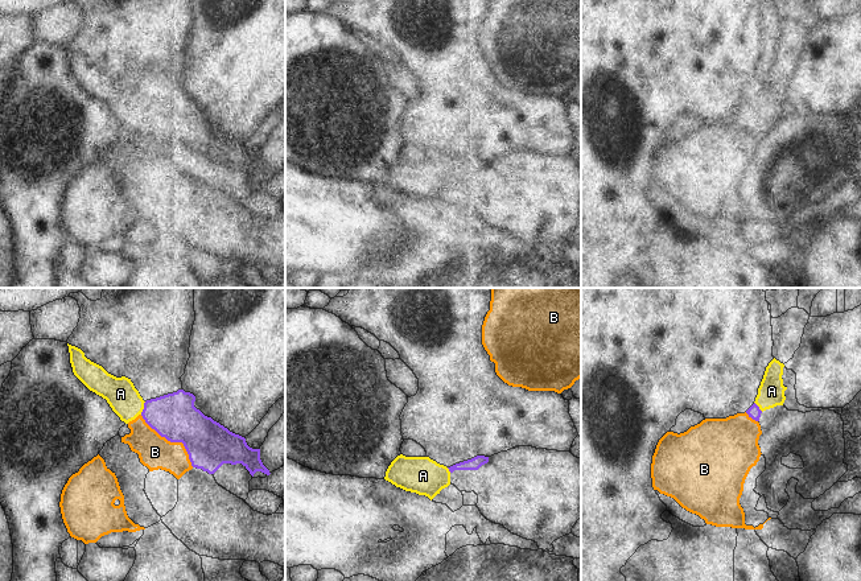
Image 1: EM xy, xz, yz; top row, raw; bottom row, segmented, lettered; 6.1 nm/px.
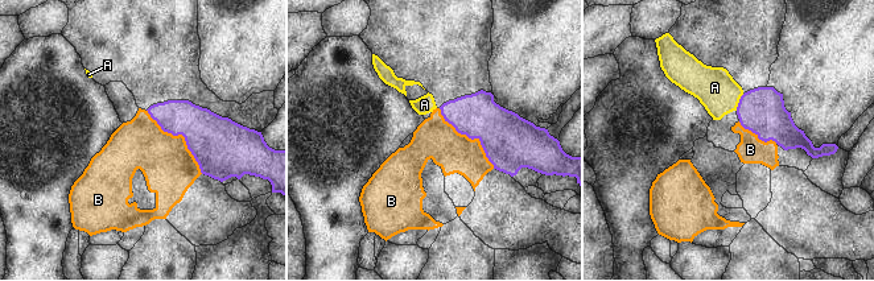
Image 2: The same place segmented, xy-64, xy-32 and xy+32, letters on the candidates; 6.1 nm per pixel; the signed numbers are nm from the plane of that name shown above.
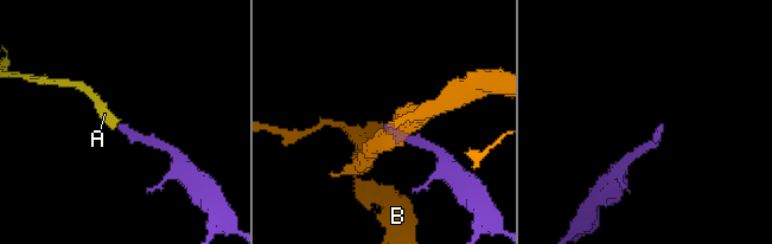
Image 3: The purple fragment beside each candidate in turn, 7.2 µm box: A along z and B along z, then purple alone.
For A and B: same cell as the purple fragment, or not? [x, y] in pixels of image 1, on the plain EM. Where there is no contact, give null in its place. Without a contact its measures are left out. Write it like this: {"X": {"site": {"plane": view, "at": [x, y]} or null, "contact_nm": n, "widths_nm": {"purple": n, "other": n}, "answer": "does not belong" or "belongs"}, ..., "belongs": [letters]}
{"A": {"site": {"plane": "xy", "at": [144, 112]}, "contact_nm": 90, "widths_nm": {"purple": 280, "other": 190}, "answer": "belongs"}, "B": {"site": {"plane": "xy", "at": [172, 145]}, "contact_nm": 460, "widths_nm": {"purple": 280, "other": 200}, "answer": "does not belong"}, "belongs": ["A"]}

